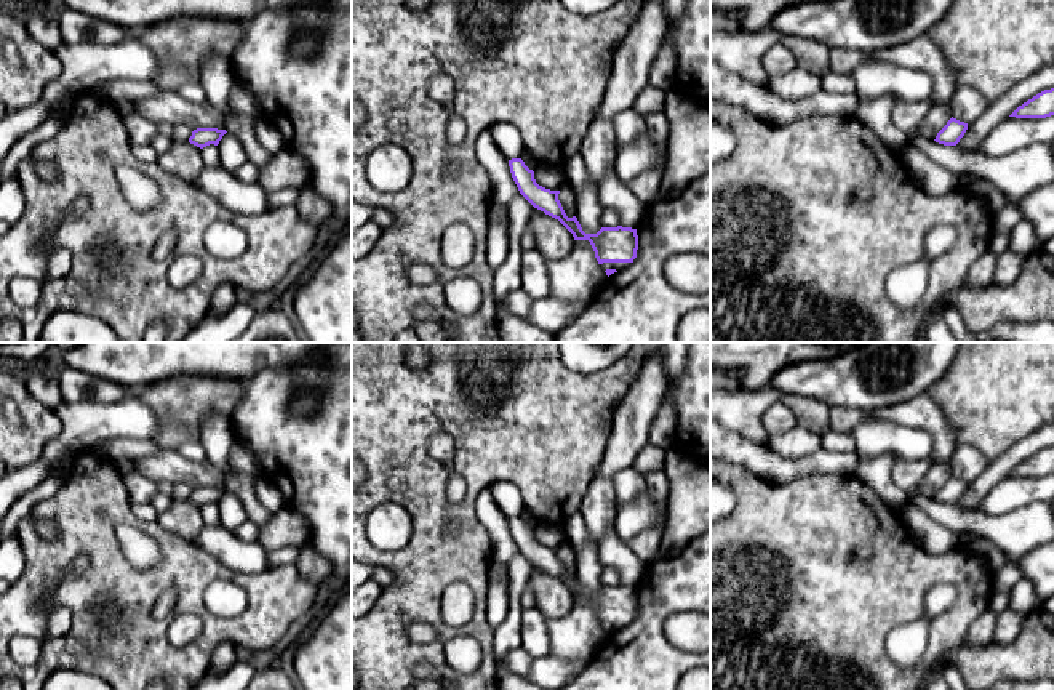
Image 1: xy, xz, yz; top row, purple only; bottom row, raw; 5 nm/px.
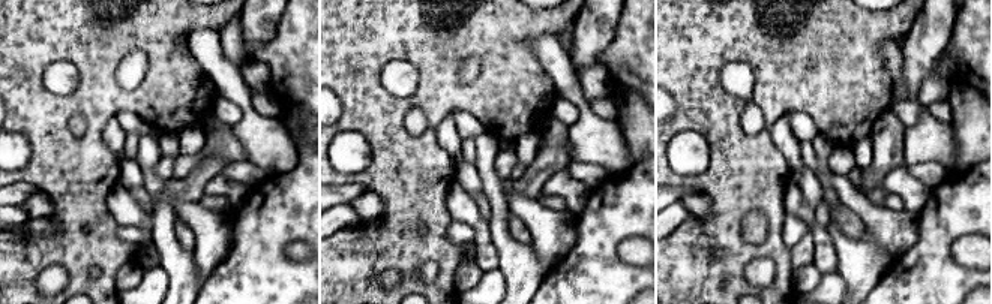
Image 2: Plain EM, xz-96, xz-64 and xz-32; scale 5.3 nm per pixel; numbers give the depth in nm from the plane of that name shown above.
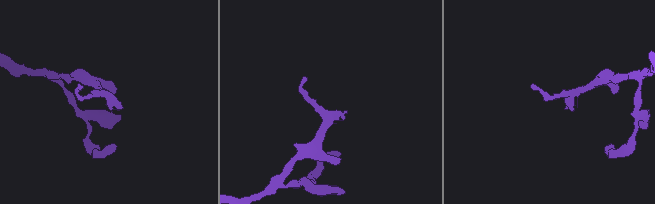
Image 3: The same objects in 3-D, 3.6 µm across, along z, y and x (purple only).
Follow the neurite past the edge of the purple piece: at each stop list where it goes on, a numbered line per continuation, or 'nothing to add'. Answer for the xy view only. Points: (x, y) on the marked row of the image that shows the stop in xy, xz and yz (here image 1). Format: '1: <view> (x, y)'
nothing to add

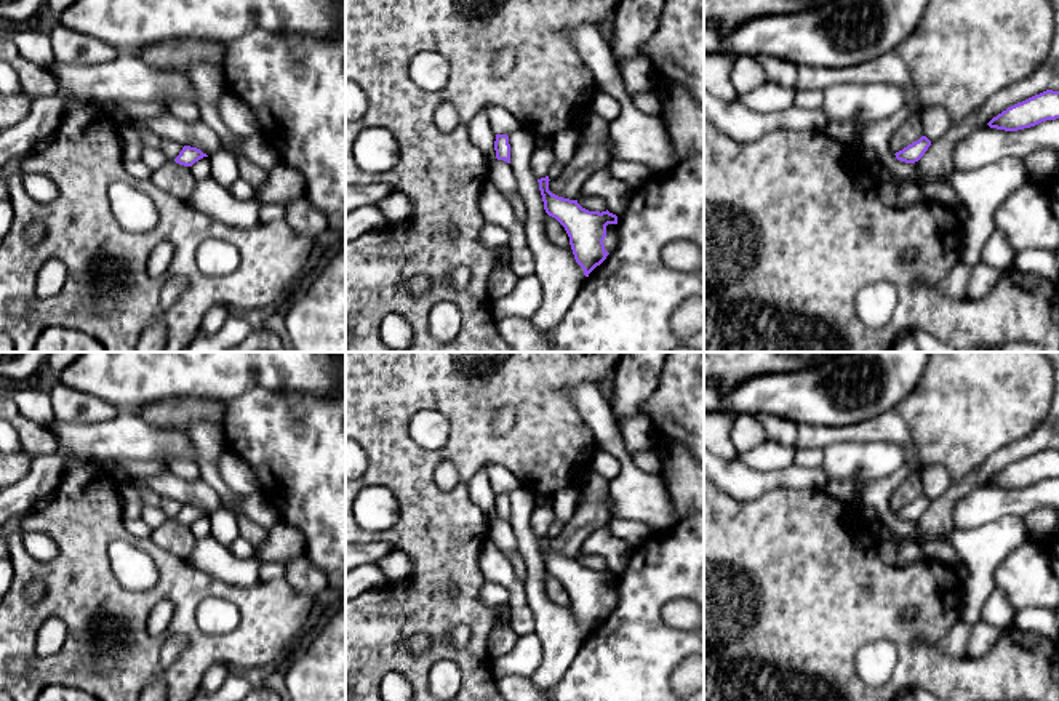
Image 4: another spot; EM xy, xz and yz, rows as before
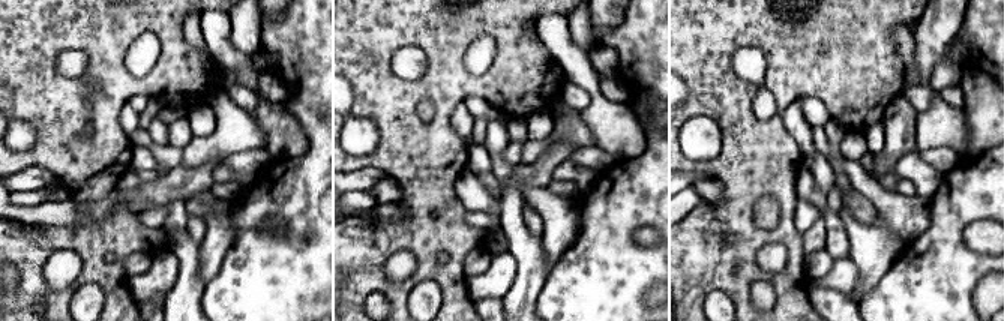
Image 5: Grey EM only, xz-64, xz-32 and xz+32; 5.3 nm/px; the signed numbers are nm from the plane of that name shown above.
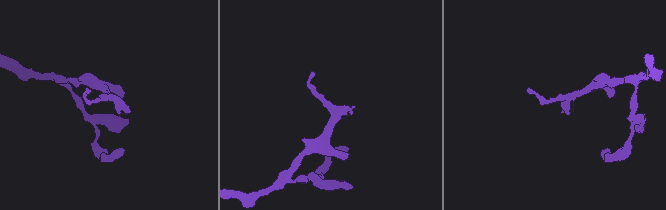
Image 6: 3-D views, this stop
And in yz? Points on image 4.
nothing to add

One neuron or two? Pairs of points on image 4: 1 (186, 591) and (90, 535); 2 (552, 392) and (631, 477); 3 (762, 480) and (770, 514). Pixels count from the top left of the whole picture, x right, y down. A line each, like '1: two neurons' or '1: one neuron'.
1: one neuron
2: two neurons
3: two neurons

